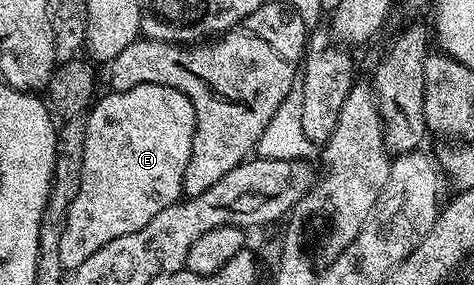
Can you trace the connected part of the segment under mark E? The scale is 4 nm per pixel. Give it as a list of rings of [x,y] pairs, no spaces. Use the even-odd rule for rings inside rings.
[[[137,85],[128,91],[111,91],[90,108],[86,116],[85,161],[81,164],[81,189],[69,205],[69,221],[65,221],[65,233],[61,237],[61,265],[73,269],[97,249],[125,237],[125,233],[137,233],[161,209],[180,202],[183,195],[183,178],[189,165],[189,153],[193,149],[195,114],[191,99],[165,85]]]

